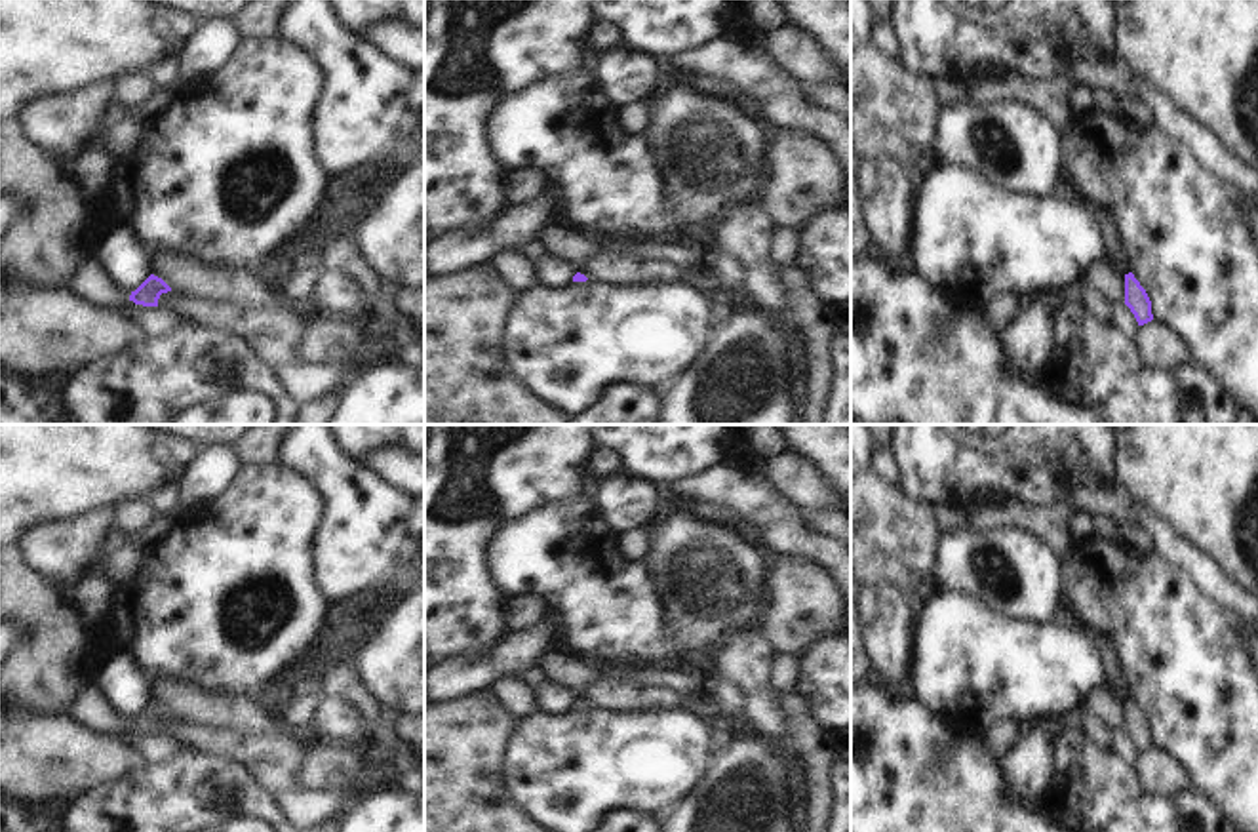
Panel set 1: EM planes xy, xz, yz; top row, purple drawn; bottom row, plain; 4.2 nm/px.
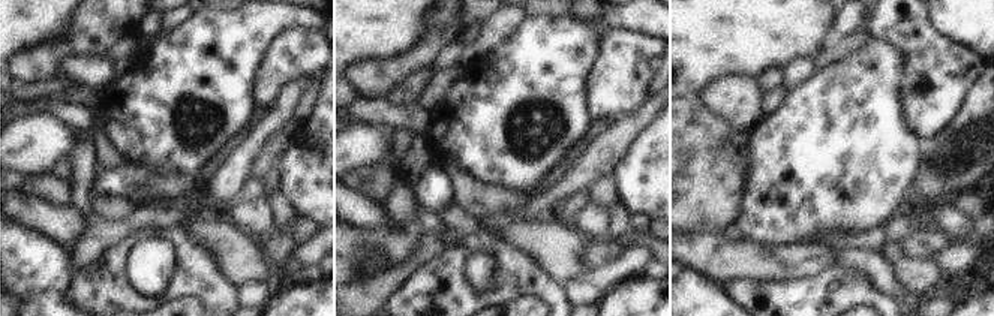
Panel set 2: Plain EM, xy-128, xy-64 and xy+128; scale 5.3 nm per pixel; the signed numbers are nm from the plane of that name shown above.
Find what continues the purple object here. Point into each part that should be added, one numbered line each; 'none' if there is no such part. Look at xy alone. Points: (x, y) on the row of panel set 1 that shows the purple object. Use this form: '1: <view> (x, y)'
1: xy (88, 280)

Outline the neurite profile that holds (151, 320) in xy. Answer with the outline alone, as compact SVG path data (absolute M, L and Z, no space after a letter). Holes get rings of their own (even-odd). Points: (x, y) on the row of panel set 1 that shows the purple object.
M128 301L118 310L145 335L166 335L179 324L179 316L169 308L143 307Z

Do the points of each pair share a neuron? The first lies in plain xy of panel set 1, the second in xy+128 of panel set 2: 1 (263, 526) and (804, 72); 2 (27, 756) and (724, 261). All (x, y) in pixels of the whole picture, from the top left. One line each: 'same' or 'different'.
1: different
2: same

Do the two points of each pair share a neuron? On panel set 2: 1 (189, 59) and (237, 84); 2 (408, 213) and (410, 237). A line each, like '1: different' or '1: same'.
1: same
2: different

